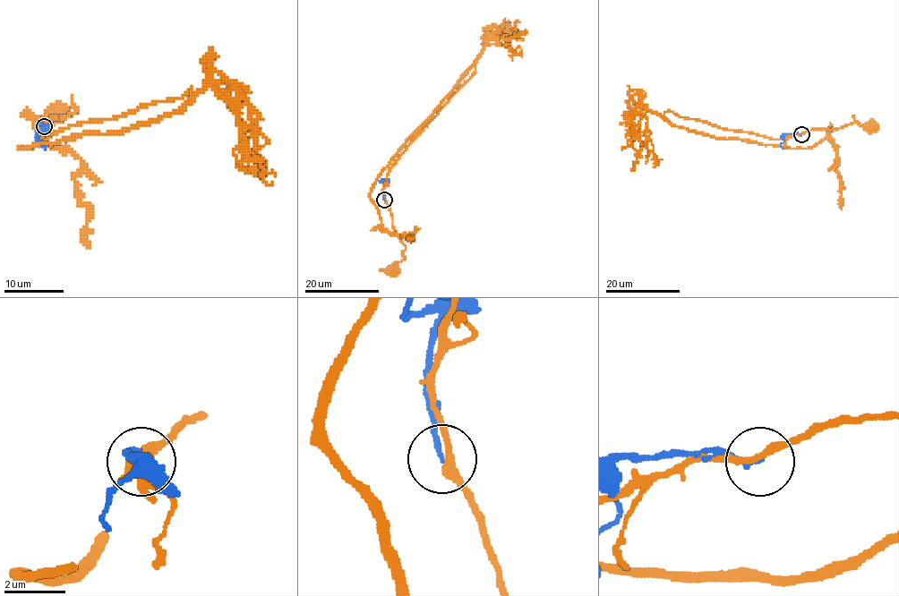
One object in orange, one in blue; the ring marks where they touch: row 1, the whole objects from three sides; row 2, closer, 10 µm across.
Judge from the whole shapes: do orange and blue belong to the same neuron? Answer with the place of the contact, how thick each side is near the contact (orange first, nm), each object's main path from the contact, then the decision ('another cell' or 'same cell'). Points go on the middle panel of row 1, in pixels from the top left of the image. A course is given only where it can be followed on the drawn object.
at (384, 200); 240 nm thick on the orange side, 160 nm on the other; orange runs (384, 200), (391, 213), (392, 225), (405, 246), (398, 271), (393, 270); blue runs (384, 200), (383, 183), (380, 181), (385, 180); another cell

